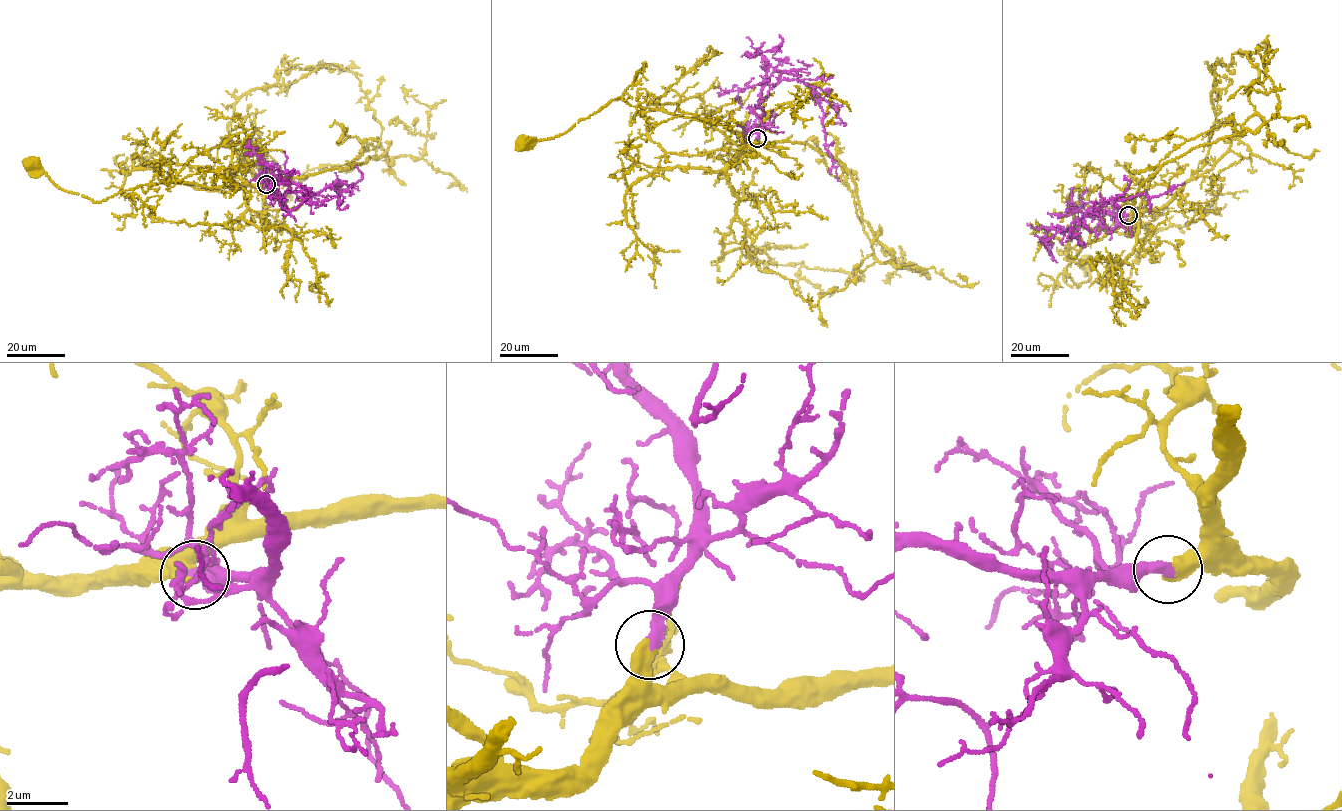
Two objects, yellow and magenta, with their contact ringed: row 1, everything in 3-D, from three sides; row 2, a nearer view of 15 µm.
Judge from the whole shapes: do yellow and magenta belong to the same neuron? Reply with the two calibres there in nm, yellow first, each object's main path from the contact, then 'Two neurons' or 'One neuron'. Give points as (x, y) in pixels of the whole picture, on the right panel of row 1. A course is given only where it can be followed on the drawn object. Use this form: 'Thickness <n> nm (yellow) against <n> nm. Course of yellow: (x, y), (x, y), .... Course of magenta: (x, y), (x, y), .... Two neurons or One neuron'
Thickness 550 nm (yellow) against 440 nm. Course of yellow: (1128, 214), (1138, 215), (1090, 242), (1067, 266), (1066, 273), (1078, 287), (1090, 276), (1091, 261), (1086, 261). Course of magenta: (1128, 215), (1098, 213), (1077, 220), (1080, 223), (1088, 211), (1111, 200), (1159, 196), (1184, 182). One neuron

